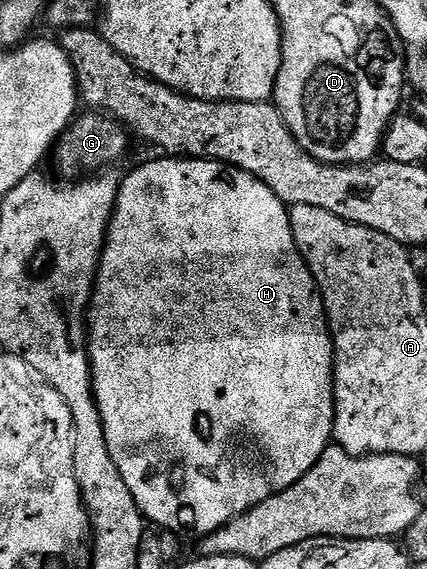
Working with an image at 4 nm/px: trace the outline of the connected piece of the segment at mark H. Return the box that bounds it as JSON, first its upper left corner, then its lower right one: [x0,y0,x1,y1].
[91,158,335,537]

